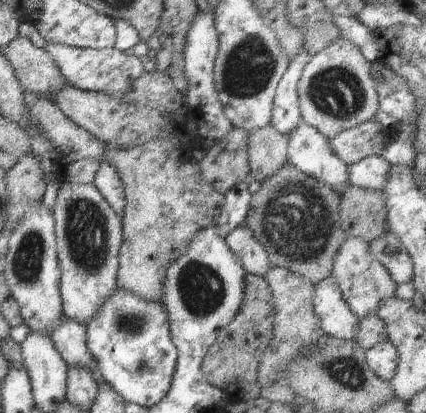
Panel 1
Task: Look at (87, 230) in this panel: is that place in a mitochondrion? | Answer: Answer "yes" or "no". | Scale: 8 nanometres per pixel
yes

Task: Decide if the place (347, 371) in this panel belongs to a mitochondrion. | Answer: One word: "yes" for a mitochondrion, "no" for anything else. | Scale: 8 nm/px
yes

